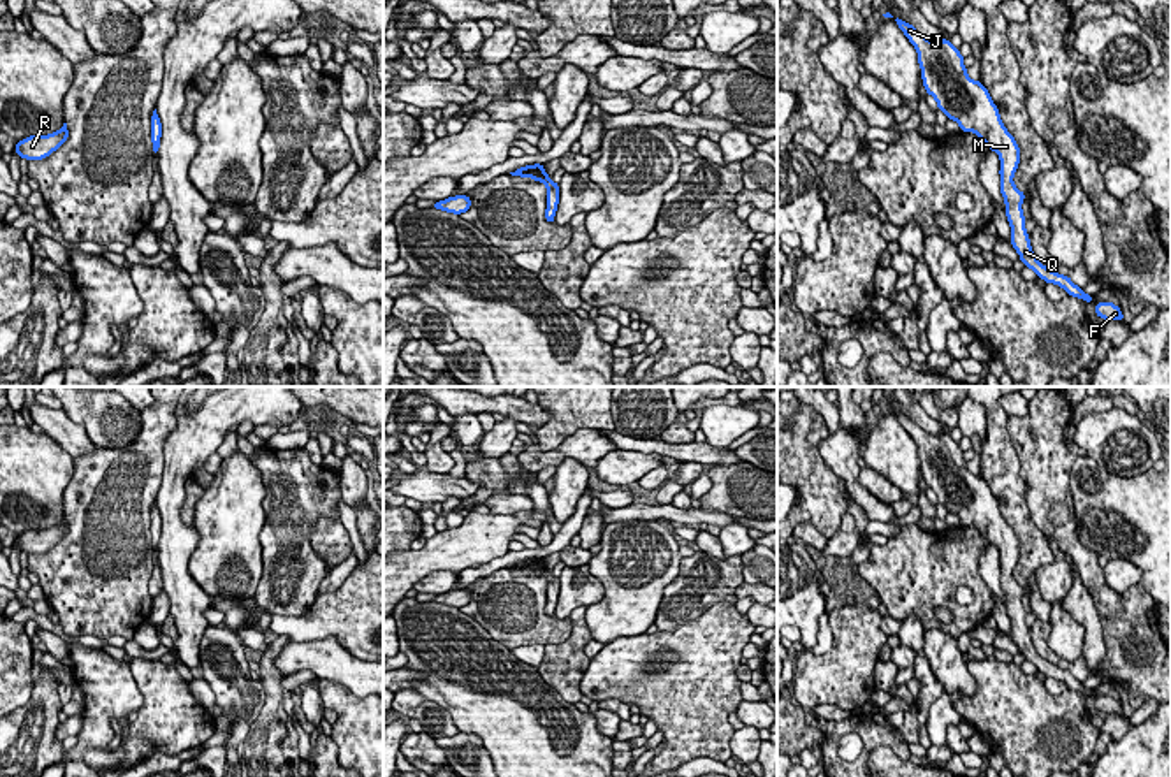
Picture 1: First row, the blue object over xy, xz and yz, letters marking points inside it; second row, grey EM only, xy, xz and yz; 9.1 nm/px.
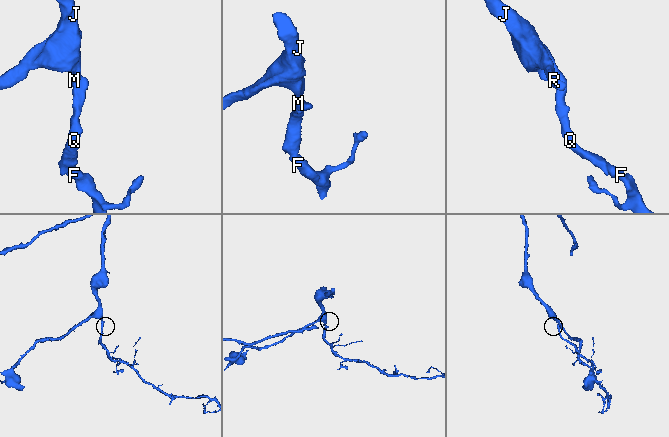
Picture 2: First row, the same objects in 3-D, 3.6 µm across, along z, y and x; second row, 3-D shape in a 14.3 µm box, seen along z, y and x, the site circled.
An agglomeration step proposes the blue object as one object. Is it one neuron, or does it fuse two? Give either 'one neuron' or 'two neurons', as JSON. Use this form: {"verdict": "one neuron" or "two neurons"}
{"verdict": "one neuron"}

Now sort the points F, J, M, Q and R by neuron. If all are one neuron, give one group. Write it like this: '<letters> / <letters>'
F J M Q R

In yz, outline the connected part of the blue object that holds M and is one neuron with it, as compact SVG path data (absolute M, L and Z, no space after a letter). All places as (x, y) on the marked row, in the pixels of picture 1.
M898 16L893 19L918 51L923 86L927 93L935 98L937 107L946 113L948 120L955 120L962 132L974 132L999 155L1000 193L1011 225L1011 246L1018 251L1020 260L1046 283L1058 285L1067 295L1092 302L1092 295L1074 285L1069 276L1062 276L1044 267L1032 251L1022 211L1025 193L1013 183L1013 176L1020 163L1020 148L1004 127L988 90L979 81L972 81L967 76L964 56L948 39L932 42Z

